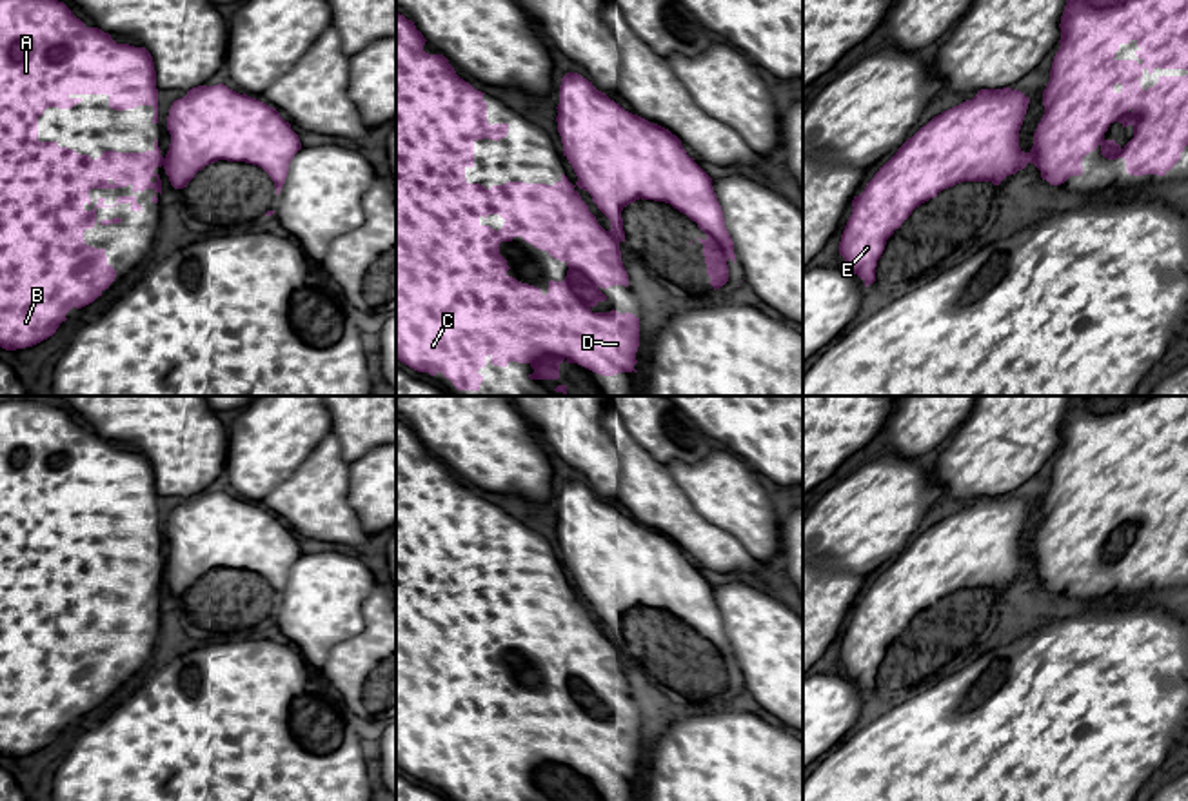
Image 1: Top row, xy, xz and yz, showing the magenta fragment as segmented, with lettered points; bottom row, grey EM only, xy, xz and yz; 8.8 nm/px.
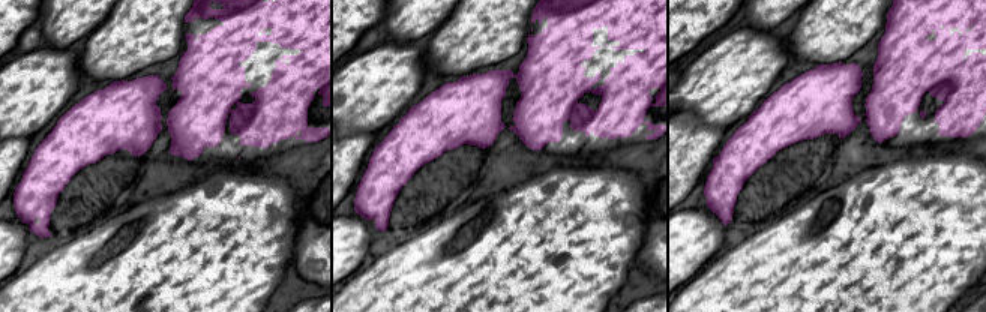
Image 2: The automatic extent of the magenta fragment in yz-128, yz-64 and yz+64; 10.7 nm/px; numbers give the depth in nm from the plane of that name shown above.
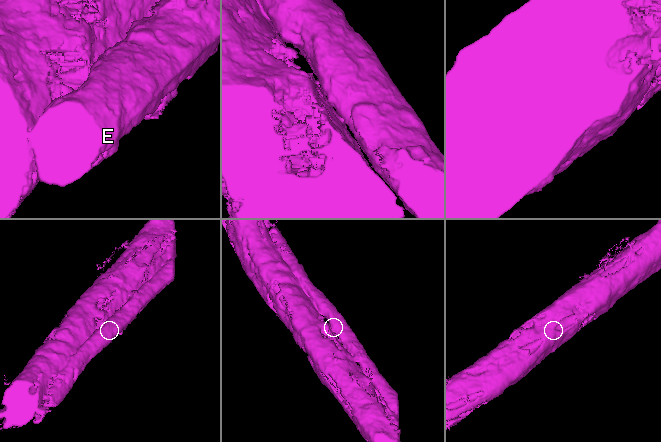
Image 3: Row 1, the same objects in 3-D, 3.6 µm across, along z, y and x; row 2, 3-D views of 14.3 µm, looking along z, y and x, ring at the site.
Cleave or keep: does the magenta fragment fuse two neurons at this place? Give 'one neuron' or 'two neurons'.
two neurons

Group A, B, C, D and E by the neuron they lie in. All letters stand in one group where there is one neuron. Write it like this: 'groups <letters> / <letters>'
groups A B C D / E

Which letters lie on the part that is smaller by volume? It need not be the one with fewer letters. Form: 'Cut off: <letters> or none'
Cut off: E

